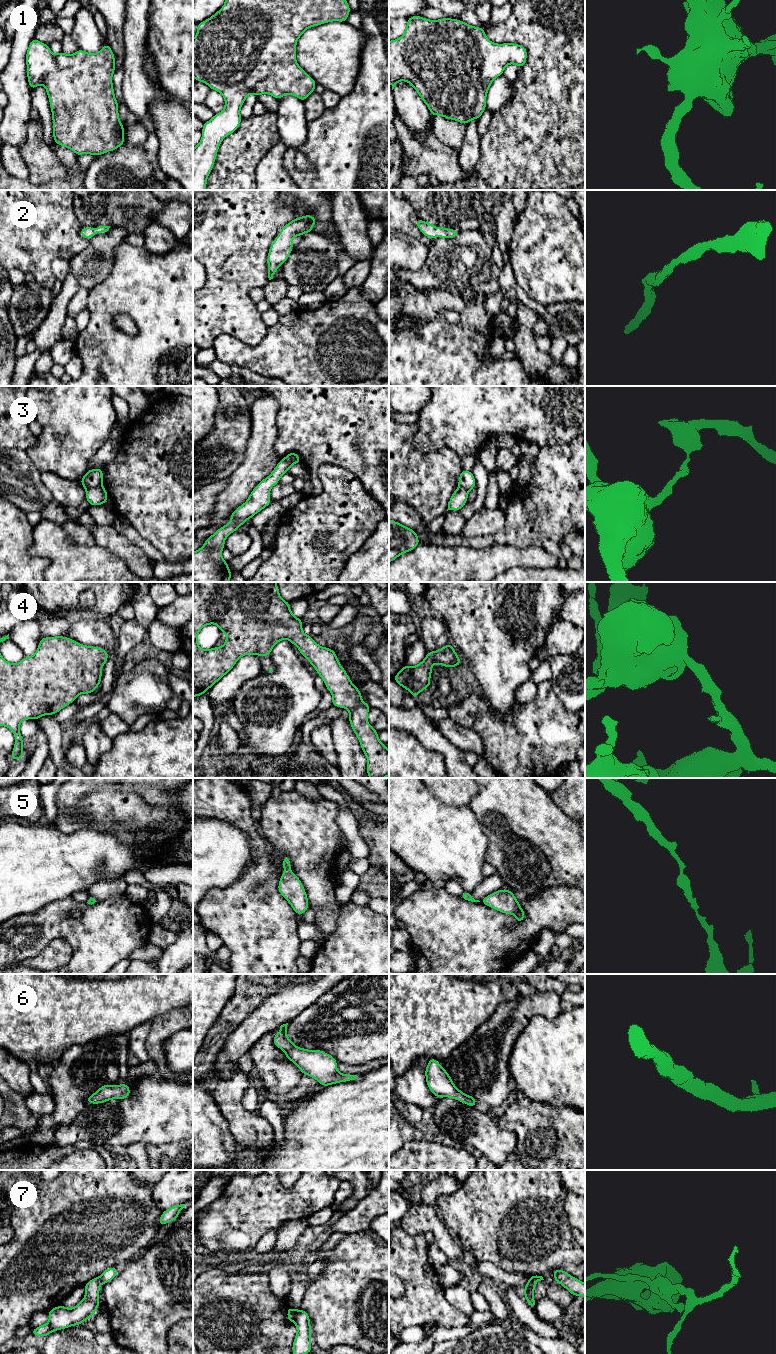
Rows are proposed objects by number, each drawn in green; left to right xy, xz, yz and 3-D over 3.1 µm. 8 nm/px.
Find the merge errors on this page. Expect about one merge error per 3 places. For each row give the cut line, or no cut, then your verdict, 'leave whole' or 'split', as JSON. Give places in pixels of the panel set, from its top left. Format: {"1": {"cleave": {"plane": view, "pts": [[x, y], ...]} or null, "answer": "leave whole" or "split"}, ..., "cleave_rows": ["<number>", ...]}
{"1": {"cleave": null, "answer": "leave whole"}, "2": {"cleave": null, "answer": "leave whole"}, "3": {"cleave": {"plane": "xy", "pts": [[101, 485], [89, 488], [86, 491]]}, "answer": "split"}, "4": {"cleave": null, "answer": "leave whole"}, "5": {"cleave": null, "answer": "leave whole"}, "6": {"cleave": null, "answer": "leave whole"}, "7": {"cleave": {"plane": "xz", "pts": [[297, 1310], [293, 1320]]}, "answer": "split"}, "cleave_rows": ["3", "7"]}

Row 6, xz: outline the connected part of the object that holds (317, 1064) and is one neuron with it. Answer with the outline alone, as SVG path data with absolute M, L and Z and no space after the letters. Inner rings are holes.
M287 1025L280 1026L280 1031L274 1034L273 1043L285 1052L286 1059L294 1062L302 1074L315 1078L324 1087L357 1079L357 1075L340 1073L336 1059L330 1054L319 1049L296 1047L287 1036Z

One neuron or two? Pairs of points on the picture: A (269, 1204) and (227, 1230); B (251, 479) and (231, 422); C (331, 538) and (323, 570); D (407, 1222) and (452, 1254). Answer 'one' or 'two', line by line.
A: one
B: two
C: one
D: one

